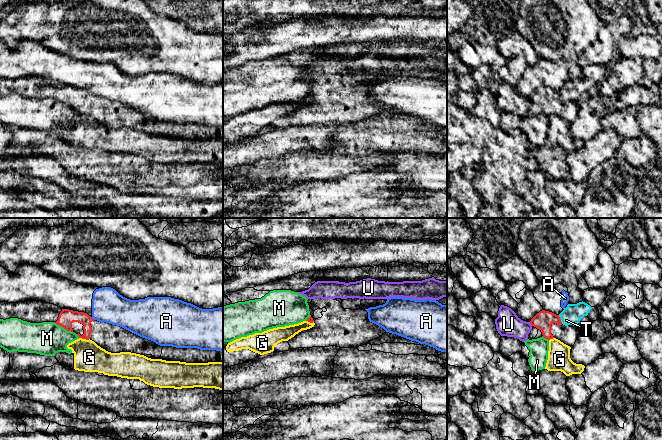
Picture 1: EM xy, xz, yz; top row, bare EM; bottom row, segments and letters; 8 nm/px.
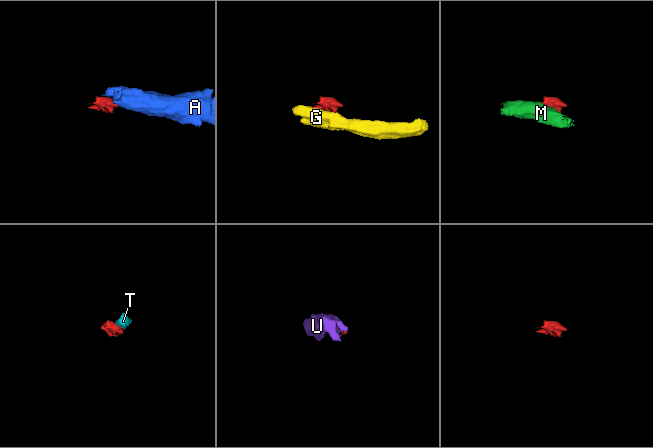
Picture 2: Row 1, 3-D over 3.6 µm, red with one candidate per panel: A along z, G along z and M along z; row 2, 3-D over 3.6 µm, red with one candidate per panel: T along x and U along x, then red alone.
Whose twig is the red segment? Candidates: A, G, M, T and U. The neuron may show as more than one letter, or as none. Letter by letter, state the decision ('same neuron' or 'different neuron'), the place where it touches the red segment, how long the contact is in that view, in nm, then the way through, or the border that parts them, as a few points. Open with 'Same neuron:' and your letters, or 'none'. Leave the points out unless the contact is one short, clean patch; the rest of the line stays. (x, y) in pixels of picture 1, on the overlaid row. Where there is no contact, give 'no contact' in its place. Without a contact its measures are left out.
Same neuron: none
A: different neuron | xy (92, 318) | 40 nm | along xy (91, 317), (94, 319)
G: different neuron | xy (84, 338) | 90 nm | along xy (79, 337), (89, 339)
M: different neuron | xy (64, 328) | 200 nm | along xy (53, 322), (74, 333)
T: different neuron | yz (560, 319) | 80 nm | along yz (558, 315), (562, 323)
U: different neuron | yz (530, 323) | 50 nm | along yz (528, 322), (532, 325)

